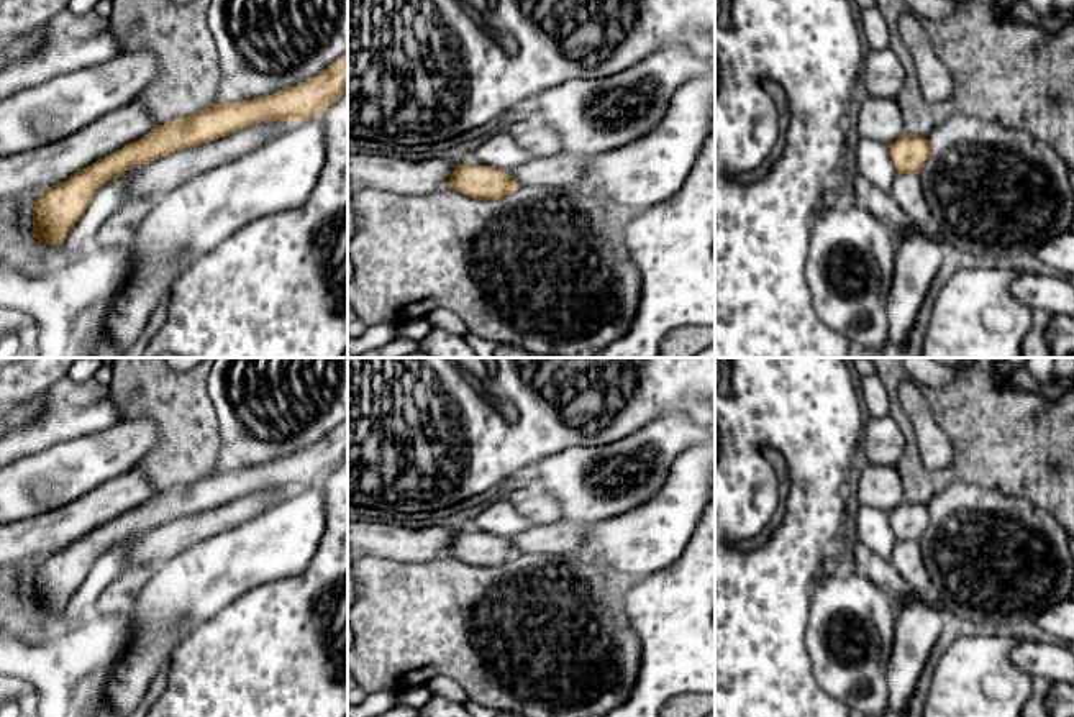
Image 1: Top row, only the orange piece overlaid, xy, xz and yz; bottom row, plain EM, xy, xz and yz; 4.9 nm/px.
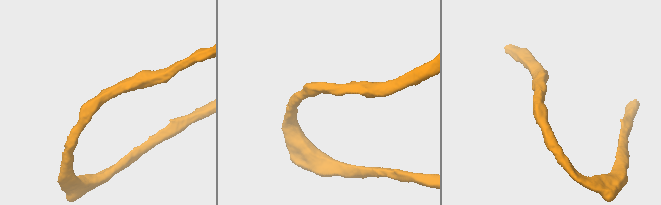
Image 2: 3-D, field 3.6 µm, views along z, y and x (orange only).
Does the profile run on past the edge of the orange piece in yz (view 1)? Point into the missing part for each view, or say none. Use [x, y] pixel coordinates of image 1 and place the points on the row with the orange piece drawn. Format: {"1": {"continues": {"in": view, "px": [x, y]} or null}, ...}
{"1": {"continues": null}}

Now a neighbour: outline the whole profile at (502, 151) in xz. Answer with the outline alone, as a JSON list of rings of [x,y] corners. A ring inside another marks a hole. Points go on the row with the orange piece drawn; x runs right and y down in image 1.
[[[505,130],[487,138],[480,146],[464,156],[464,161],[512,171],[533,159],[533,154],[523,149]]]

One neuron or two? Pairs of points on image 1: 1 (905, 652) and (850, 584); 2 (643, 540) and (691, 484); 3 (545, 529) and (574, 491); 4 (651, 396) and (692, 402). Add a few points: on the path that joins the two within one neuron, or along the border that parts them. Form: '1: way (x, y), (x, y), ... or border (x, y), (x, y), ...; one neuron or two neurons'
1: border (894, 602), (894, 643), (886, 675); two neurons
2: way (656, 527), (684, 497); one neuron
3: border (533, 479), (559, 504), (568, 519), (591, 524); two neurons
4: way (661, 396), (682, 396); one neuron

